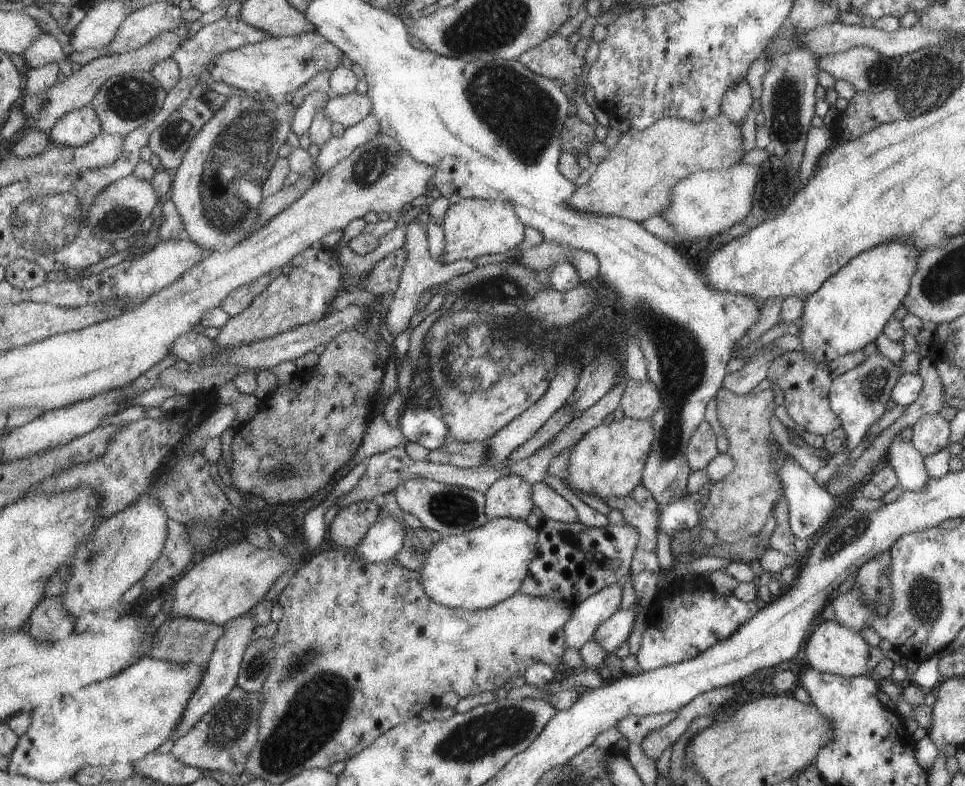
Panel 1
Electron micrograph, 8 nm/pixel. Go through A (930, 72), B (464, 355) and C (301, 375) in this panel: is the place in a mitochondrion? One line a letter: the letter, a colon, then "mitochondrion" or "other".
A: mitochondrion
B: mitochondrion
C: other

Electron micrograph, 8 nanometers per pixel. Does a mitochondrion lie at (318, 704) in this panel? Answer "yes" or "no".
yes

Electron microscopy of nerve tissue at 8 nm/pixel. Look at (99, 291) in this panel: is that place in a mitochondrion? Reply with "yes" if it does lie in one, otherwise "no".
no

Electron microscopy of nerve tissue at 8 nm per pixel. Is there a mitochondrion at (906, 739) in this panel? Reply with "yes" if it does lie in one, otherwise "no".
no

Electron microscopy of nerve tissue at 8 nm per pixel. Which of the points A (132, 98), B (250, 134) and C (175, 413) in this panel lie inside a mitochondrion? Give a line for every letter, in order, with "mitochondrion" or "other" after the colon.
A: mitochondrion
B: mitochondrion
C: other

